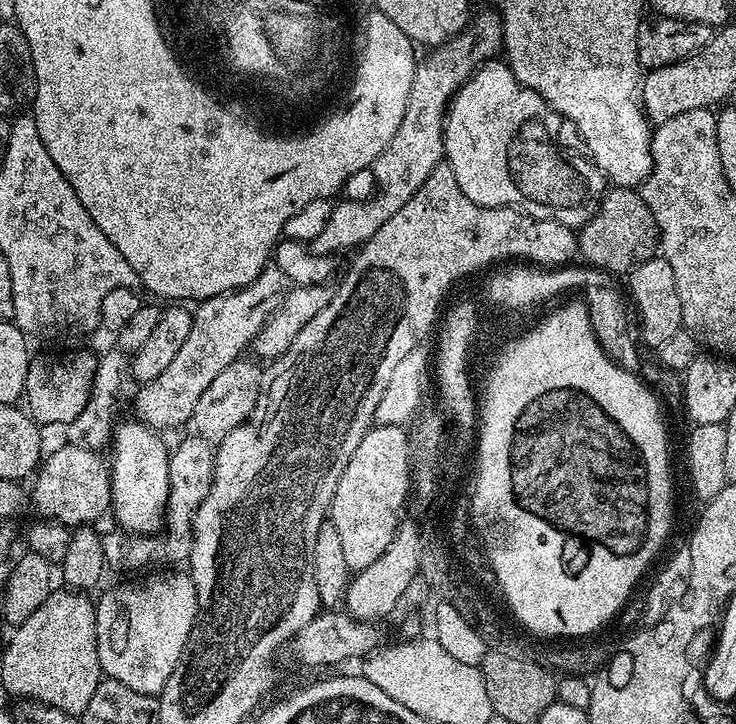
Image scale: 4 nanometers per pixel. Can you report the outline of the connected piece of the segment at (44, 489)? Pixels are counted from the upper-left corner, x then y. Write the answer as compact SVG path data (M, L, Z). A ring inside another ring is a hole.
M67 442L61 443L61 448L56 448L52 453L43 457L38 471L35 473L36 485L30 488L30 504L37 508L41 517L49 520L57 520L60 524L68 525L75 530L81 526L92 526L97 522L103 512L107 513L112 506L112 474L107 459L100 457L99 451L91 448L79 448Z

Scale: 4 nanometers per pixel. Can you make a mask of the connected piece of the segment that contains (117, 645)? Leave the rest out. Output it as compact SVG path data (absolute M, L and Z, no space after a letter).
M168 572L165 576L148 576L133 584L120 584L102 593L95 605L96 645L101 673L109 680L122 682L122 686L130 686L130 690L138 690L138 694L159 697L170 674L174 674L174 666L178 666L188 635L196 624L198 598L191 575Z

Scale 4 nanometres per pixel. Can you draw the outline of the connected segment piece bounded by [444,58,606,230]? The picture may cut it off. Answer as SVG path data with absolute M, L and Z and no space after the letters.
M493 58L480 65L457 90L448 106L448 115L444 117L444 160L450 170L454 170L462 194L478 206L515 208L534 218L550 218L562 222L562 226L583 228L598 210L606 191L606 181L591 159L583 158L577 164L571 164L560 153L559 146L548 133L548 124L557 123L557 120L548 103L534 90L522 86L503 59Z

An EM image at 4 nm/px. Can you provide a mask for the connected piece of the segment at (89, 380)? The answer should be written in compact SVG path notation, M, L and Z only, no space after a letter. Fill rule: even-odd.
M76 352L60 358L31 361L27 372L27 384L24 387L24 402L31 418L42 426L67 426L74 418L78 418L89 401L97 362L97 355L90 352Z

